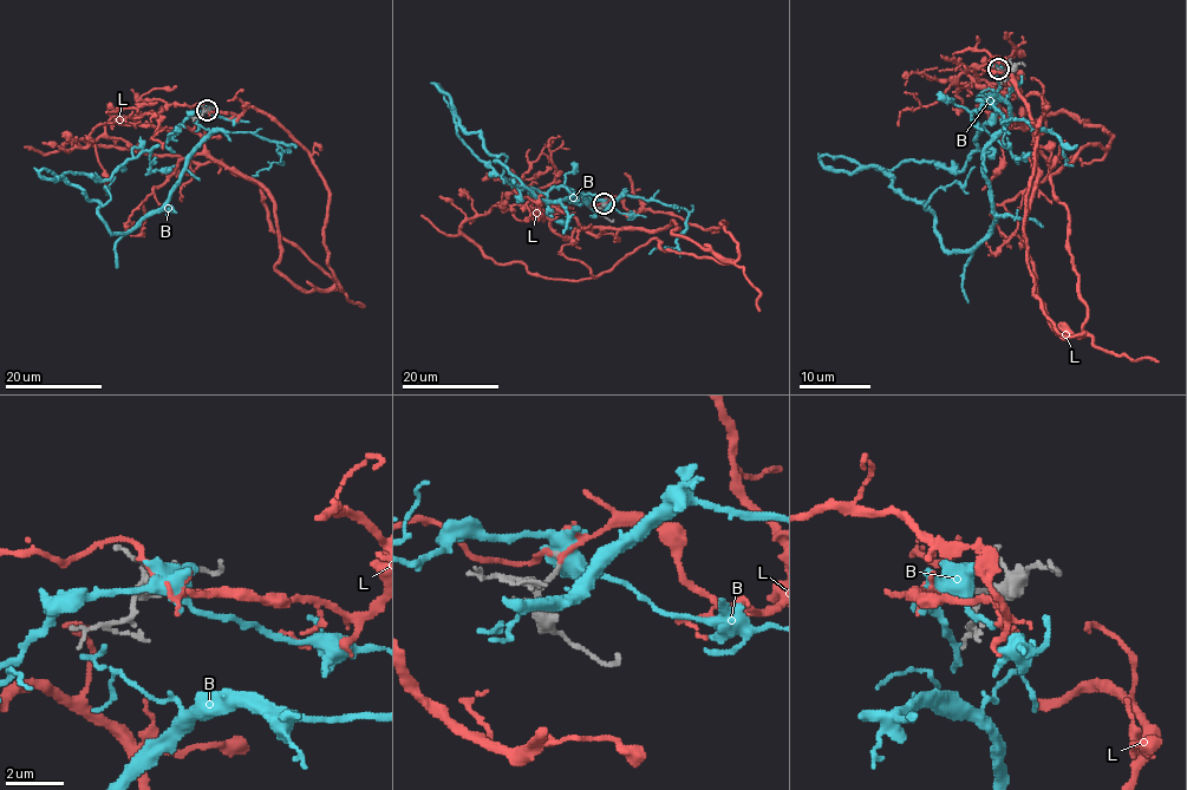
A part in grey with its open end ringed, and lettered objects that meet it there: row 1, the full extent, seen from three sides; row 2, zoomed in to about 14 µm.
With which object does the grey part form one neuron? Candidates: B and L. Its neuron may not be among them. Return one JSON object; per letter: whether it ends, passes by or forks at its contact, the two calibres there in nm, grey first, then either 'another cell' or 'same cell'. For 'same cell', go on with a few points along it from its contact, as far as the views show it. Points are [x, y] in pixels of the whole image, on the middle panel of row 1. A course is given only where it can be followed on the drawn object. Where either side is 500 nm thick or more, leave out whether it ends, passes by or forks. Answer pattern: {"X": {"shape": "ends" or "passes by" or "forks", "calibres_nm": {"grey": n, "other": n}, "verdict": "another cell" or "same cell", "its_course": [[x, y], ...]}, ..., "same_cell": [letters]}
{"B": {"calibres_nm": {"grey": 160, "other": 500}, "verdict": "another cell"}, "L": {"shape": "passes by", "calibres_nm": {"grey": 160, "other": 150}, "verdict": "same cell", "its_course": [[602, 203], [724, 221], [737, 259], [653, 239], [549, 279], [460, 230], [499, 203], [521, 221], [573, 207]]}, "same_cell": ["L"]}

